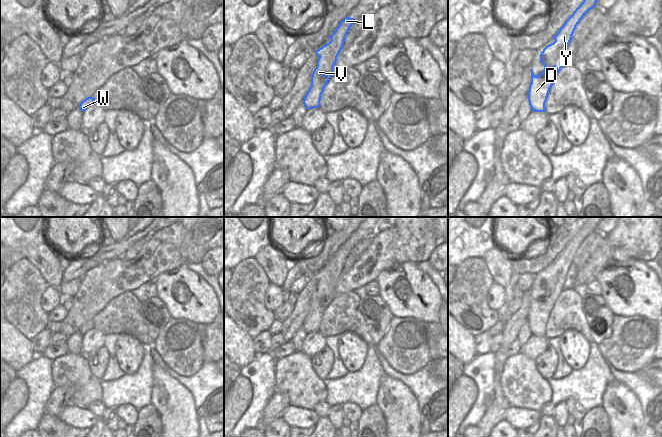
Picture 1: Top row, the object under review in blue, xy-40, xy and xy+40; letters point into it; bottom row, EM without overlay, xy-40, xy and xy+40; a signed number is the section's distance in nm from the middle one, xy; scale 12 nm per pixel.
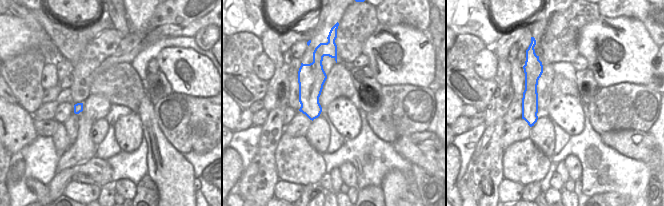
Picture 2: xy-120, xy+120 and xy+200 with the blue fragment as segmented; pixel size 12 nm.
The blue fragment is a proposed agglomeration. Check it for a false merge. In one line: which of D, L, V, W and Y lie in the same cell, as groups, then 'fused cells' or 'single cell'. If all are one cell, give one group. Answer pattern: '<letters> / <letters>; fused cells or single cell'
D L V W Y; single cell

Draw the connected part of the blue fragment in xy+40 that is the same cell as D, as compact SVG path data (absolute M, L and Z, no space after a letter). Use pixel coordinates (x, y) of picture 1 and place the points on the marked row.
M583 0L552 38L555 41L543 49L540 61L544 65L544 71L535 76L531 69L528 101L532 111L545 112L549 91L559 71L564 67L564 58L576 26L590 9L596 7L596 2L597 0Z

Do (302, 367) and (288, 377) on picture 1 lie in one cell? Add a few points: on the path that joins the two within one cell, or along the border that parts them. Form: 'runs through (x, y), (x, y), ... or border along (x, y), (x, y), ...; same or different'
runs through (299, 367), (291, 374); same

